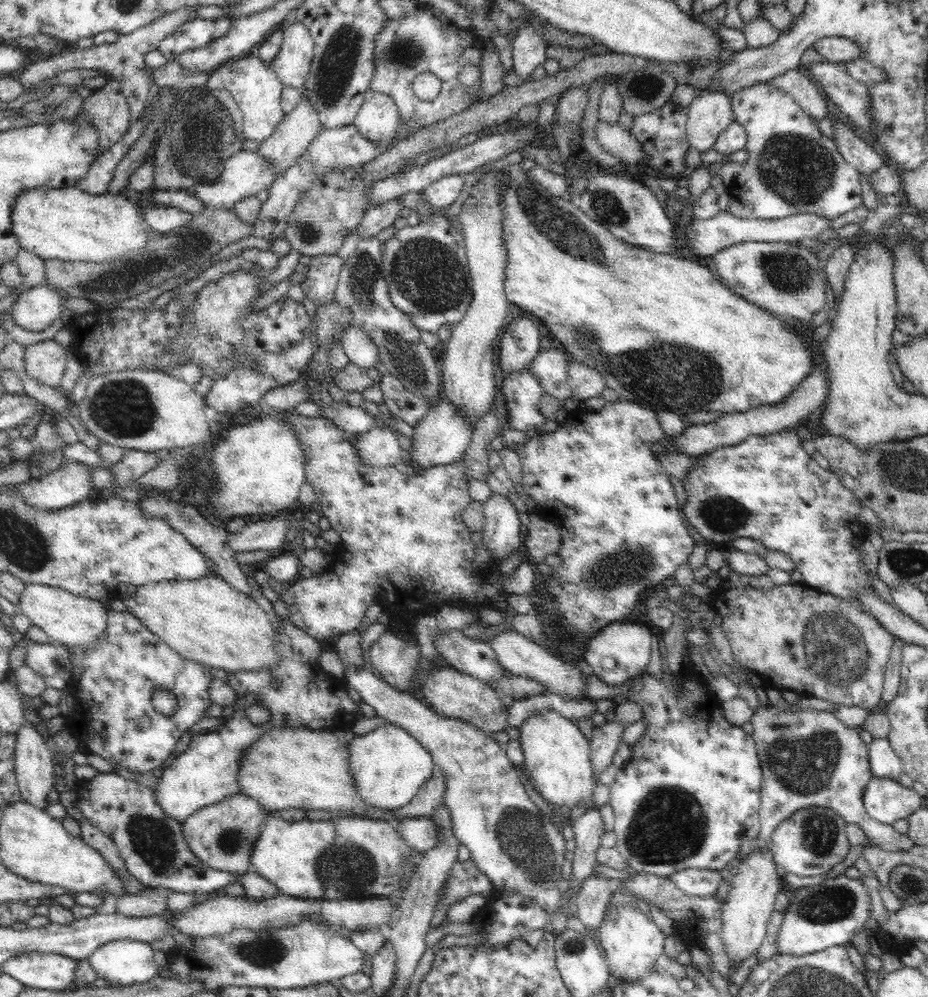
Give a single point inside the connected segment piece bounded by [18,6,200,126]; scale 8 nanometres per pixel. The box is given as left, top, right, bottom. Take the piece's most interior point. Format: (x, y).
(123, 61)

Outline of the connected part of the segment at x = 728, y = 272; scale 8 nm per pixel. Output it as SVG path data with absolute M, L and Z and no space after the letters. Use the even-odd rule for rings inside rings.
M748 241L724 247L712 258L718 274L732 292L780 318L807 325L812 315L822 312L824 308L826 296L823 280L827 278L826 264L820 268L816 252L811 253L807 249L794 243Z

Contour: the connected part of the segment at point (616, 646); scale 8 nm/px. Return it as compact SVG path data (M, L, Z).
M612 623L604 626L588 642L585 661L593 668L593 674L608 686L620 686L626 680L646 670L650 660L650 642L655 630L649 625Z

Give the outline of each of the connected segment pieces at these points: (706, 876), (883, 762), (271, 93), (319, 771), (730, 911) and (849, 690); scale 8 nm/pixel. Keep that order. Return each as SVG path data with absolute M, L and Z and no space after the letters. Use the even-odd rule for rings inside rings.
M685 868L667 876L686 896L712 896L719 887L720 871Z
M876 738L869 745L868 756L872 776L898 779L903 772L902 761L894 753L888 738Z
M244 55L236 60L228 60L220 68L210 72L207 80L208 89L216 90L216 98L230 109L230 114L238 114L242 118L243 136L257 143L272 137L280 122L284 119L281 107L283 84L273 69L258 56Z
M272 727L268 729L248 750L244 751L239 758L239 769L237 774L237 783L240 789L240 794L251 798L258 802L260 806L263 806L268 811L278 812L279 810L286 810L289 808L298 808L308 810L326 810L332 814L332 818L338 817L368 817L367 810L371 806L366 804L355 791L355 784L353 783L353 778L350 774L350 767L347 761L347 746L342 741L340 735L331 730L322 730L322 729L308 729L308 728L292 728L292 727Z
M754 850L748 858L741 860L737 874L730 881L730 890L721 910L719 935L724 952L731 962L747 960L756 954L766 936L766 924L774 914L776 894L782 890L783 874L775 864L771 850Z
M804 581L773 585L769 589L746 586L726 586L724 596L712 597L722 616L722 630L729 640L734 658L742 666L765 680L766 685L779 690L791 689L802 696L834 701L840 706L860 706L870 712L880 704L884 672L890 658L894 636L866 613L856 598L842 599L819 592Z

